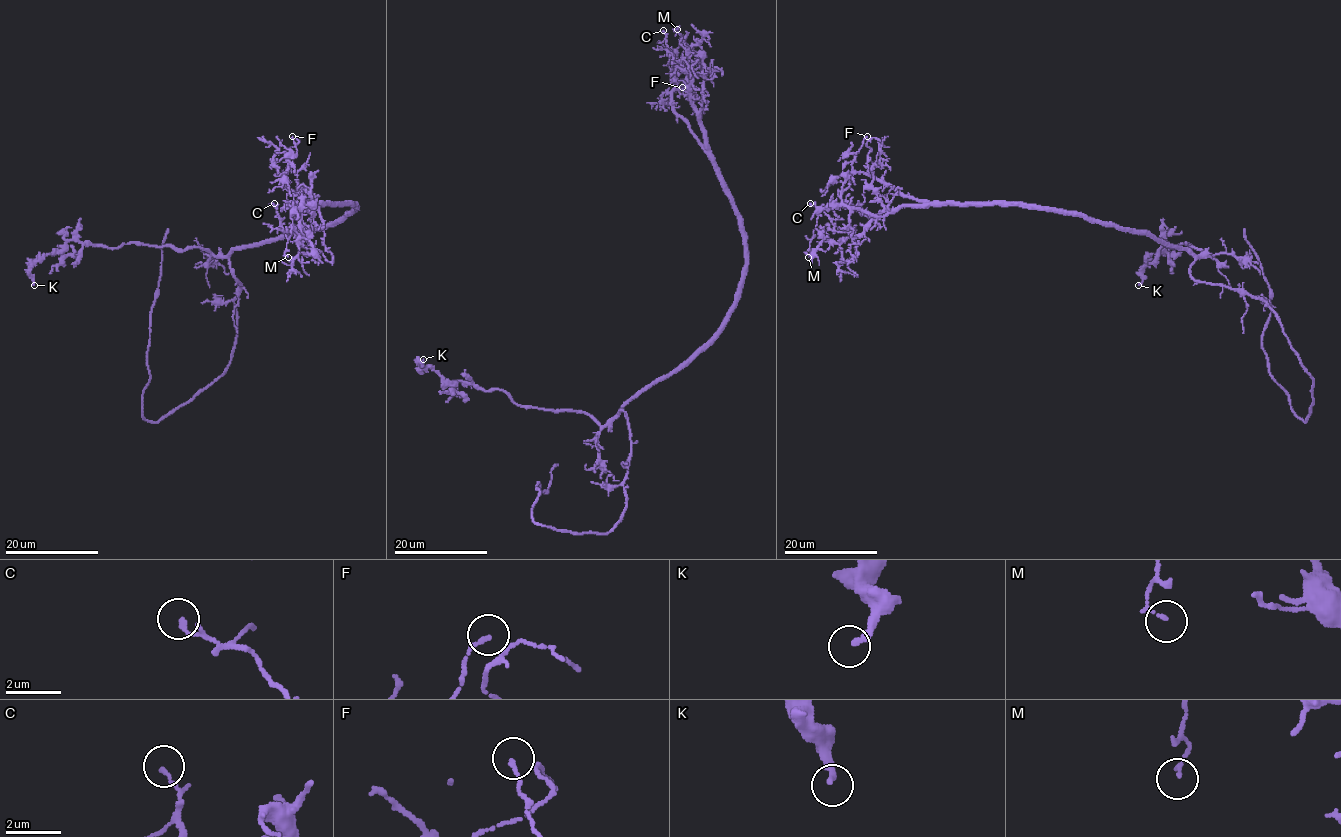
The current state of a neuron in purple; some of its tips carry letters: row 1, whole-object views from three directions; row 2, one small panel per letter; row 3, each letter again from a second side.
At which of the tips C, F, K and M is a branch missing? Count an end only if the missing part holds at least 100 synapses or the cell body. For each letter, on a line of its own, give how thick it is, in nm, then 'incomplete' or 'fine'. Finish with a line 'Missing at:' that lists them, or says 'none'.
C: 150 nm | fine
F: 140 nm | fine
K: 200 nm | fine
M: 130 nm | fine
Missing at: none

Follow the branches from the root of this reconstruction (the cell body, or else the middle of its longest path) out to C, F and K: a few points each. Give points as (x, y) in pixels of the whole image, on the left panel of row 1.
C: (229, 254), (316, 231), (355, 206), (315, 204), (302, 213), (300, 234), (296, 234), (283, 230), (274, 203)
F: (229, 254), (316, 231), (355, 206), (317, 204), (284, 183), (288, 154), (297, 153), (292, 136)
K: (229, 254), (215, 256), (199, 247), (174, 250), (141, 243), (103, 247), (69, 240), (31, 267), (34, 285)

